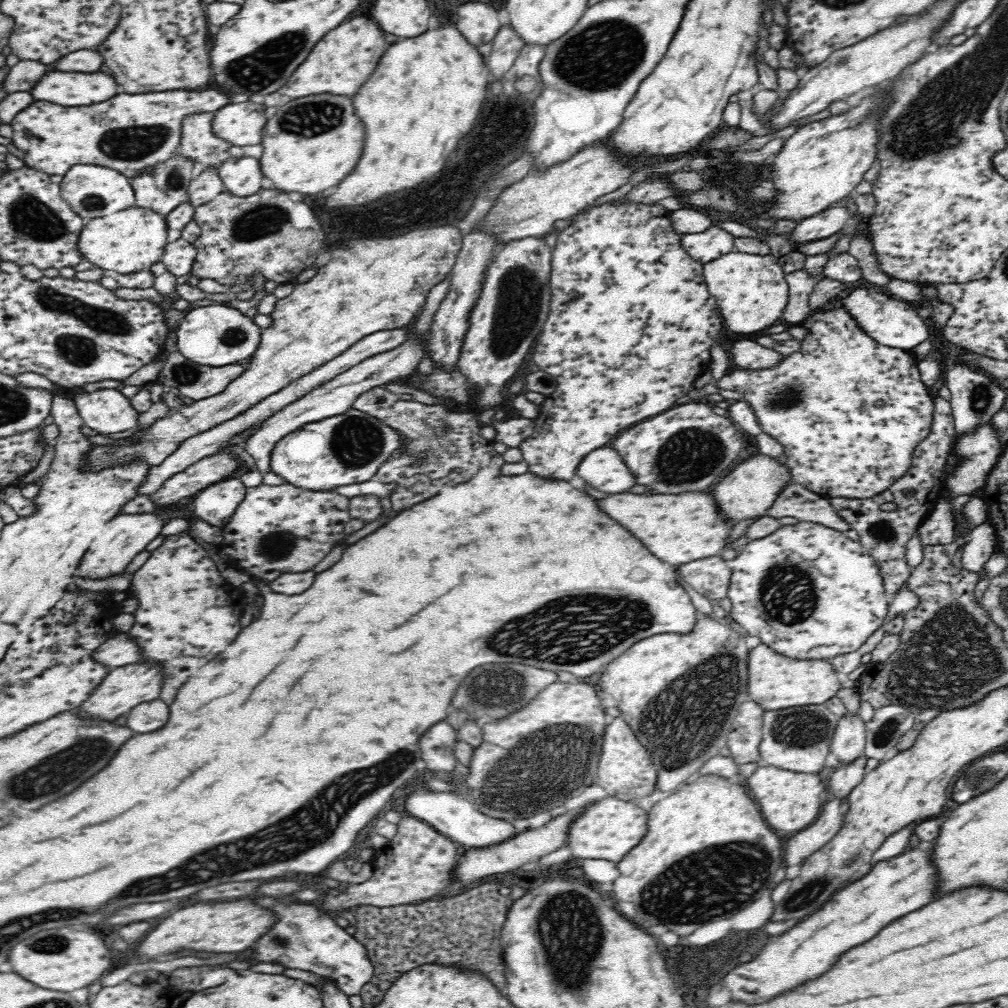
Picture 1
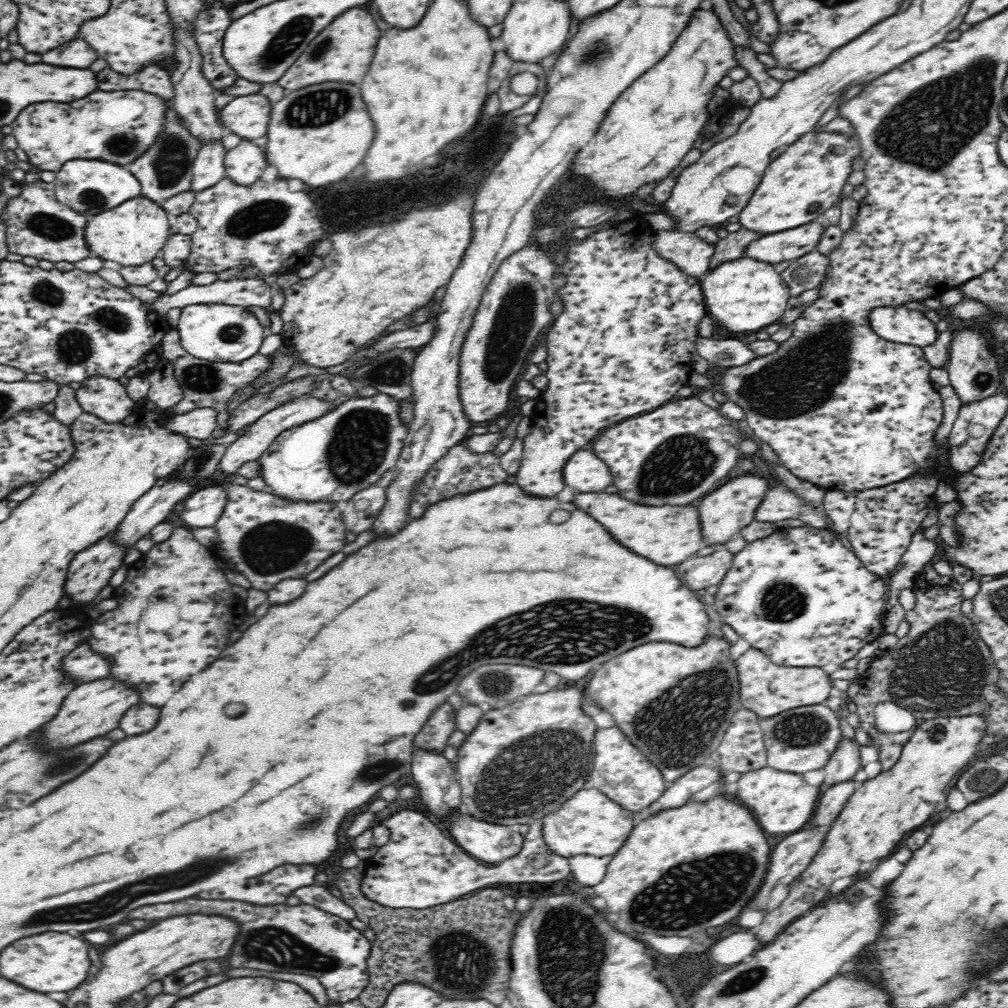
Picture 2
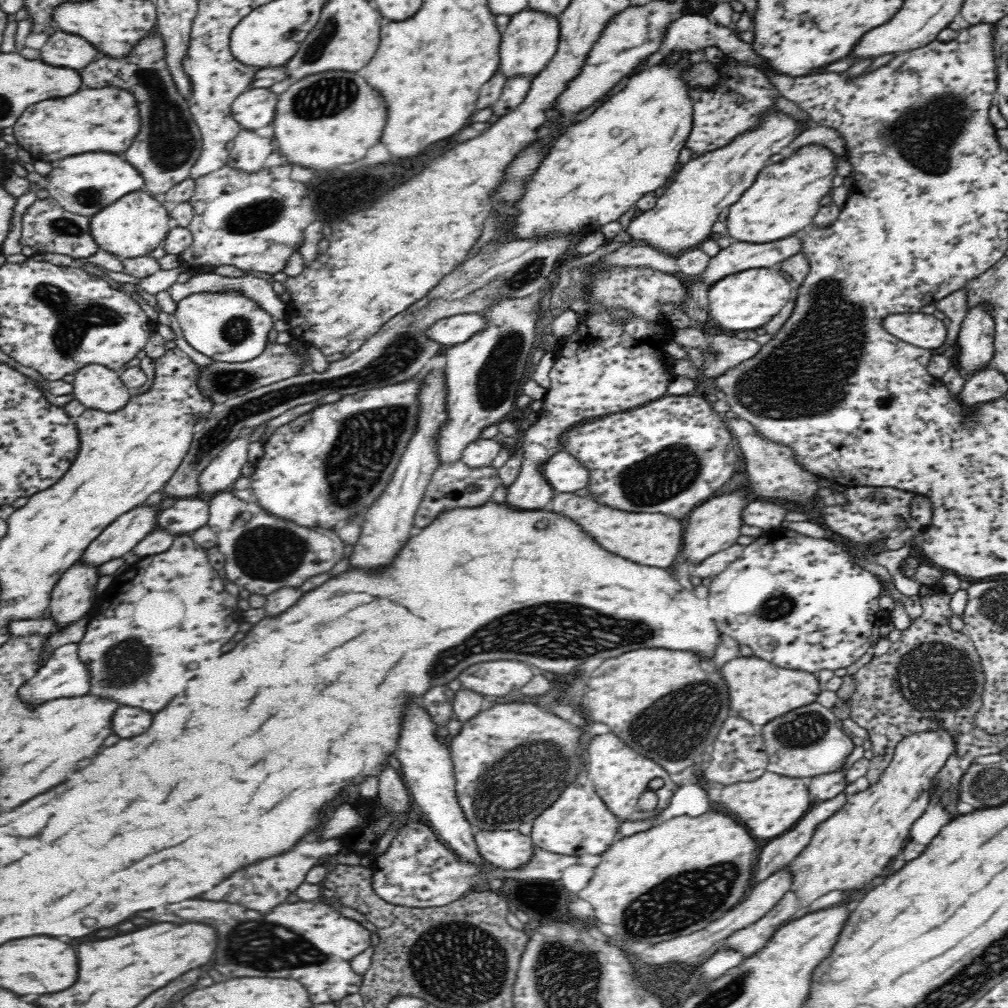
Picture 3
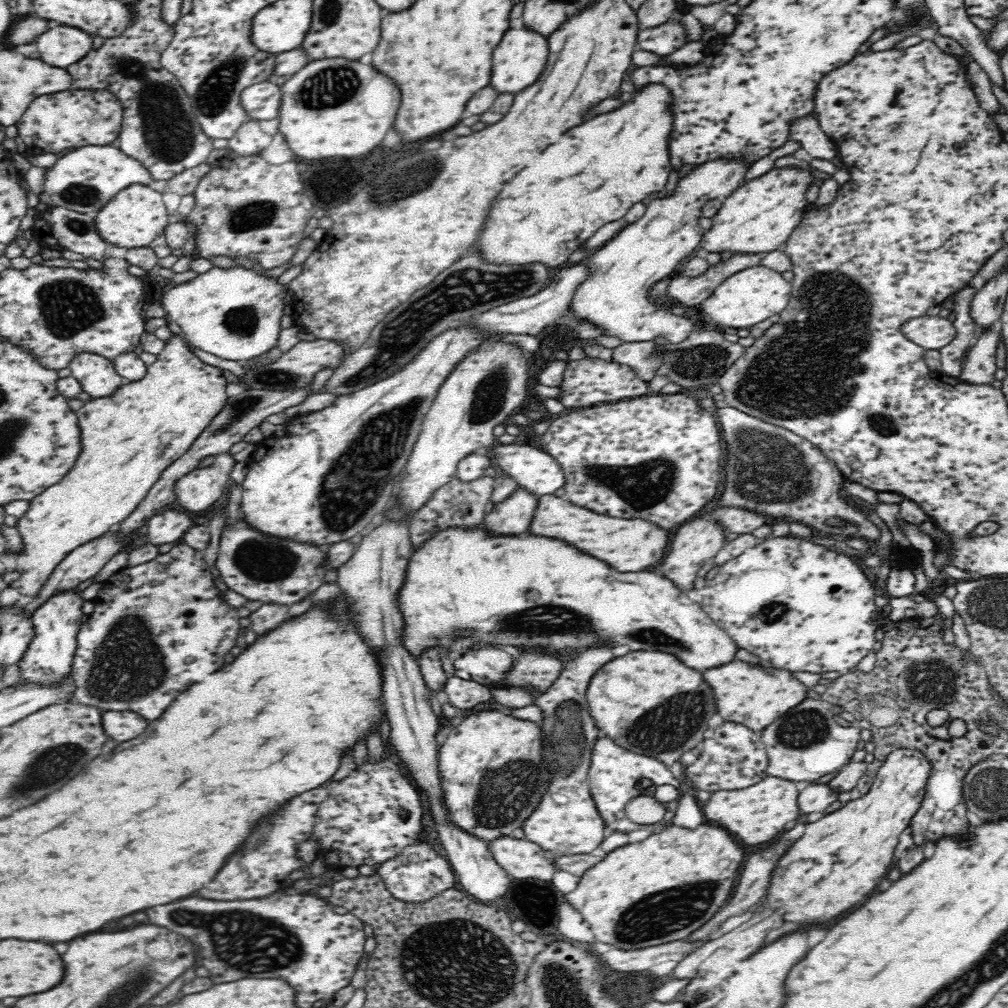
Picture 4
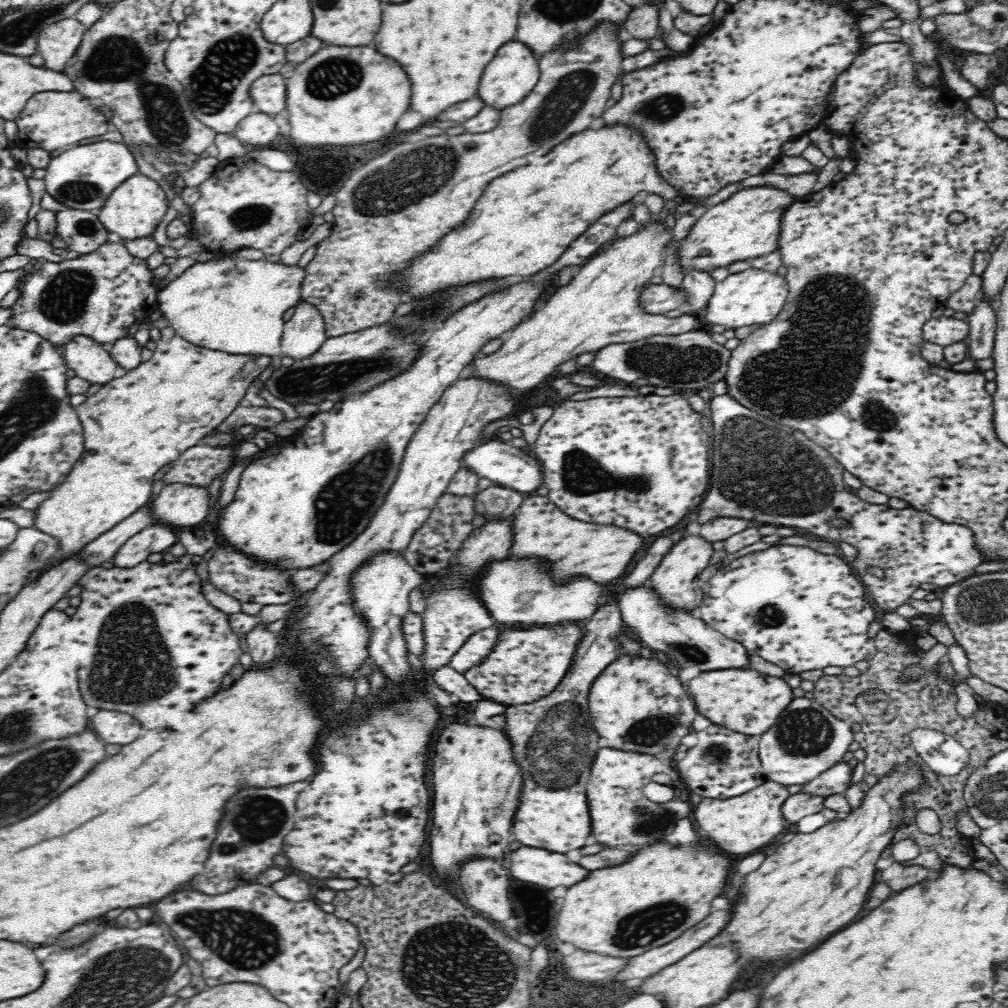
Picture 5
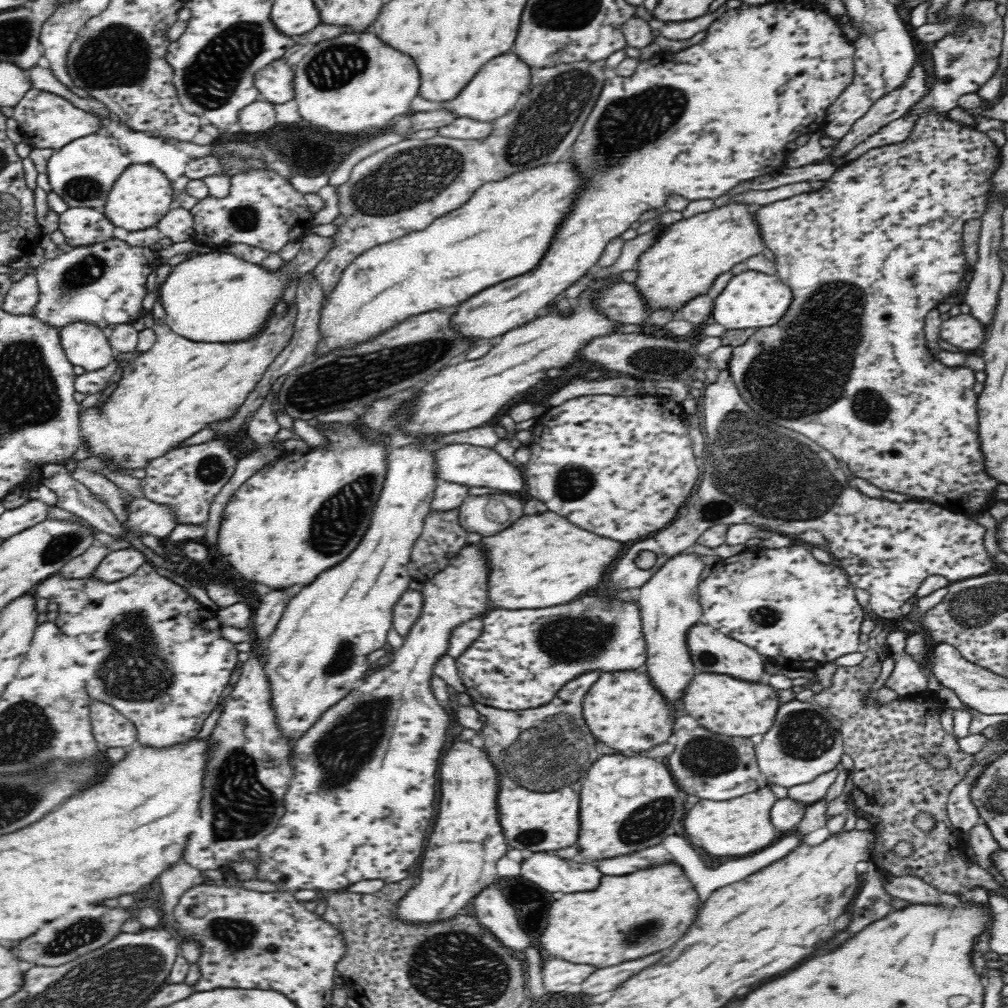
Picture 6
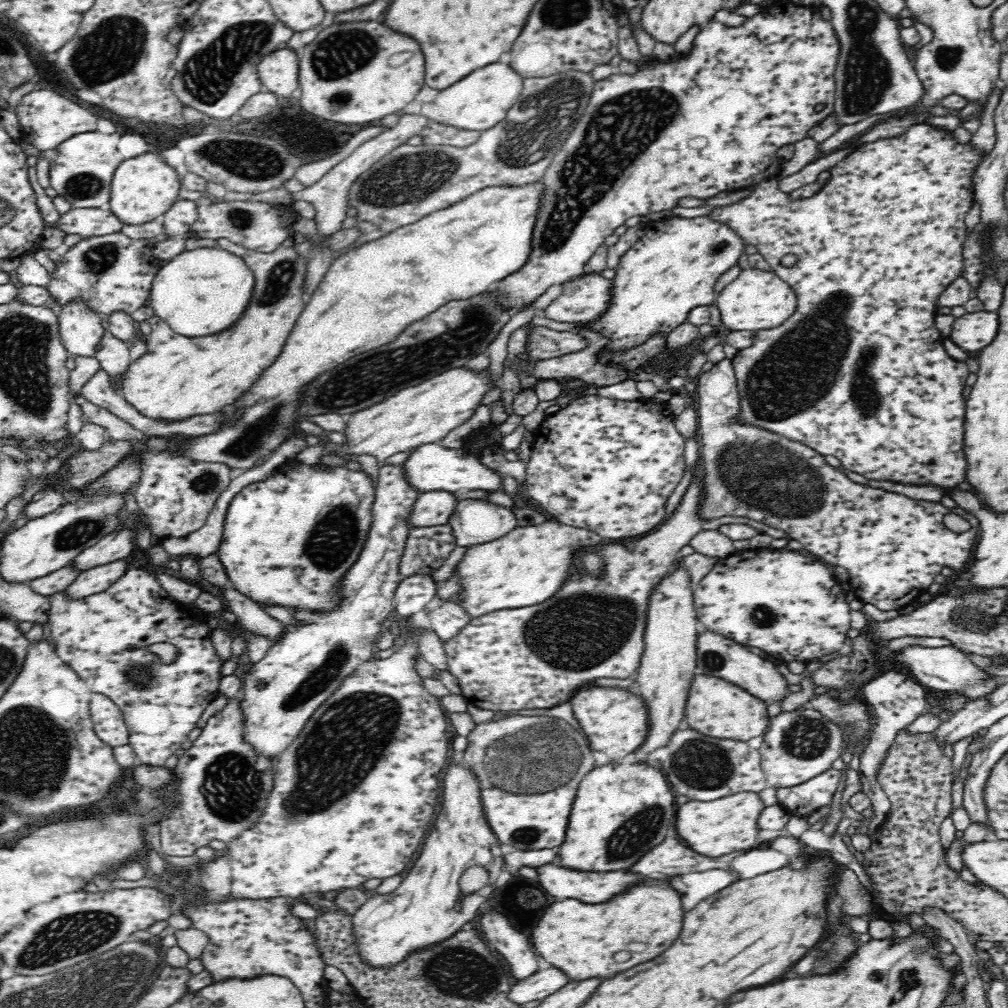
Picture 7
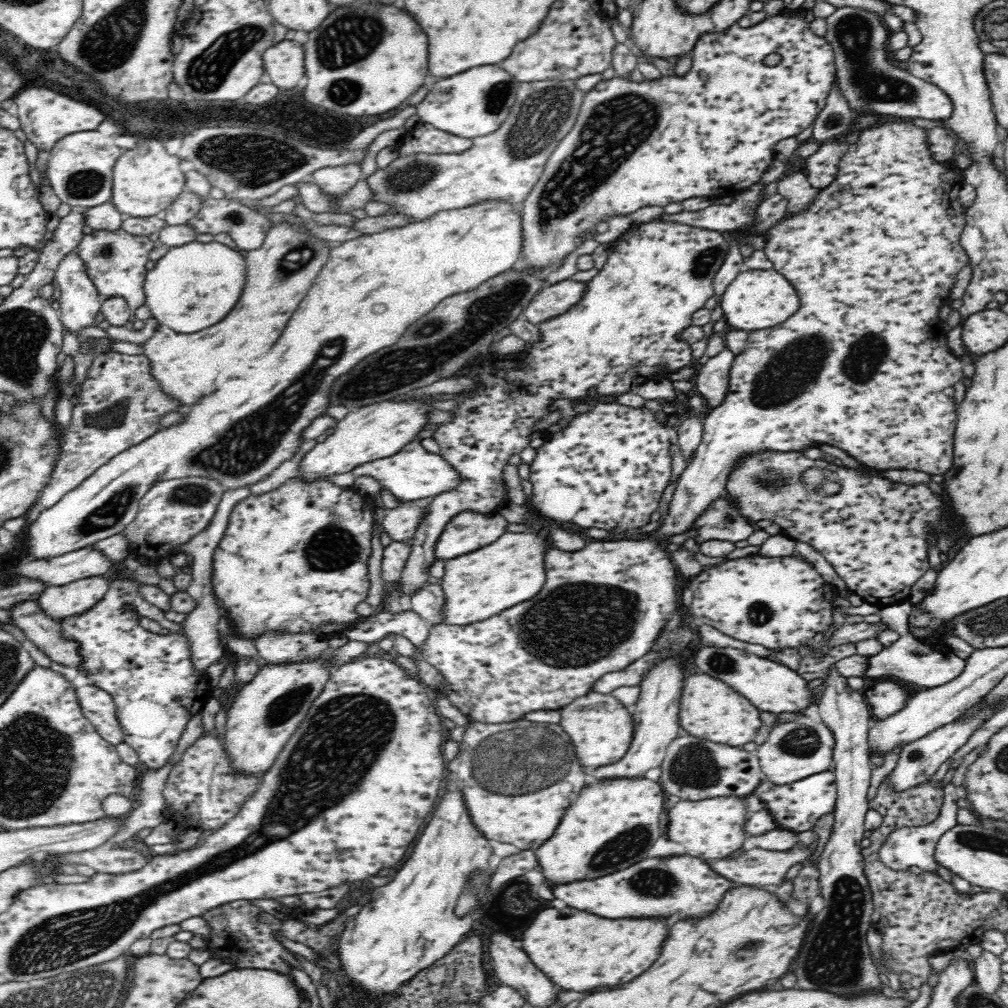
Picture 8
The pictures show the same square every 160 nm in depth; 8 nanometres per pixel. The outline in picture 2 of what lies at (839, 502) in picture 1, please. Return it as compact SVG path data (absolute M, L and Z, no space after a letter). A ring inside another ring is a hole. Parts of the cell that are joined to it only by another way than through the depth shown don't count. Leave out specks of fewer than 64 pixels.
M952 385L941 386L939 394L943 403L943 420L934 434L934 445L941 452L928 467L923 467L922 474L914 474L910 478L892 482L886 487L871 488L860 492L825 491L820 508L832 524L831 530L838 537L844 535L850 539L852 549L864 566L884 581L898 570L902 555L906 552L914 534L921 529L930 508L929 504L935 498L935 492L940 482L945 466L944 453L949 446L949 436L954 422L963 406Z

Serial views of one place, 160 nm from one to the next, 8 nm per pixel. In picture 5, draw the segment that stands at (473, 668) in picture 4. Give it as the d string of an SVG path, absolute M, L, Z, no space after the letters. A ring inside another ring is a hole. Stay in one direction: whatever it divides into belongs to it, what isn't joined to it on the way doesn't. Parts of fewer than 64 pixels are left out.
M489 627L472 634L451 658L449 666L456 672L464 674L474 666L484 664L499 637L499 631Z

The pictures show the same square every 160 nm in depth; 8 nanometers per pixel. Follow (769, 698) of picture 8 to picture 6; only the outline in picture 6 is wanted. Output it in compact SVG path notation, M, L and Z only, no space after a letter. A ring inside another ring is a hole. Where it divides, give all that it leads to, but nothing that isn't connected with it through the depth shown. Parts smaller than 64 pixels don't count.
M696 622L686 634L686 646L690 652L690 658L694 662L694 668L698 672L716 672L716 674L730 674L734 678L744 678L750 682L760 682L760 676L764 674L764 660L753 648L748 648L742 642L722 634L713 626Z

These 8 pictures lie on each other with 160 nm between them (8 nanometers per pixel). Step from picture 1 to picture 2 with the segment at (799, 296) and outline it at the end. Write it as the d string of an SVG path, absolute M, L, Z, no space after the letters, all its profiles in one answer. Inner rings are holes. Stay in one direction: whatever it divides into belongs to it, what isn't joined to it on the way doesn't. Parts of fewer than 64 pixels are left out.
M816 250L792 260L788 268L781 272L781 277L789 286L791 297L798 296L805 290L818 289L827 279L829 262L827 256Z

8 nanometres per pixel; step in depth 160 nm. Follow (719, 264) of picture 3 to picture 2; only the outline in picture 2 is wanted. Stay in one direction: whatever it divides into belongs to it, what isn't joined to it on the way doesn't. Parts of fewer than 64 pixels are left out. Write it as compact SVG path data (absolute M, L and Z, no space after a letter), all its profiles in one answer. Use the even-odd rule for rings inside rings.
M812 221L790 230L764 235L746 247L745 256L768 264L795 260L815 250L825 228L818 221Z

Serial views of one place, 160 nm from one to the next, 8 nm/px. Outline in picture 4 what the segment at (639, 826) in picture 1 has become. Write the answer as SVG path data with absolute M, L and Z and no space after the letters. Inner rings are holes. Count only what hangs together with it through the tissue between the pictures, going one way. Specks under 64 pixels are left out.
M610 648L582 652L576 660L564 664L564 670L554 684L534 701L545 714L545 719L541 723L546 734L543 746L544 760L550 762L556 774L552 776L552 784L544 800L525 820L524 832L526 839L540 845L553 857L588 854L594 848L598 848L607 836L605 820L598 814L588 788L590 752L592 744L598 738L598 728L588 712L586 688L592 676L612 658L614 656Z

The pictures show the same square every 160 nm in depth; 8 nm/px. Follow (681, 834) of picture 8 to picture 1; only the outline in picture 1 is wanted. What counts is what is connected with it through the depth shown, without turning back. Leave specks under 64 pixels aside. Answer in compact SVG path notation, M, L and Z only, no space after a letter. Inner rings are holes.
M761 764L744 784L748 786L748 794L760 804L760 810L766 816L766 822L776 830L798 832L810 826L820 814L820 794L826 790L818 773L797 773L792 770L782 770L774 766Z

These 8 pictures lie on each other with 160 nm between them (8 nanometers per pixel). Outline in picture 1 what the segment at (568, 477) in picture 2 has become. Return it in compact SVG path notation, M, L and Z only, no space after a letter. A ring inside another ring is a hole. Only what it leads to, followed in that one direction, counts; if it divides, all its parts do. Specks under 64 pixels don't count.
M611 446L592 450L580 463L577 472L588 480L588 484L608 494L622 494L636 486L634 474Z

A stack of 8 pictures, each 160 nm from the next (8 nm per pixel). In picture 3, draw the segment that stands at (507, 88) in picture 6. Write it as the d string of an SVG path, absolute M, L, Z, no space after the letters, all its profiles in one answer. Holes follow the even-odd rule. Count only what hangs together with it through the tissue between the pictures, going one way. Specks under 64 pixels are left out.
M524 8L510 15L507 25L501 29L499 48L499 69L508 77L516 74L538 74L544 70L550 59L556 55L560 44L559 19L531 8Z

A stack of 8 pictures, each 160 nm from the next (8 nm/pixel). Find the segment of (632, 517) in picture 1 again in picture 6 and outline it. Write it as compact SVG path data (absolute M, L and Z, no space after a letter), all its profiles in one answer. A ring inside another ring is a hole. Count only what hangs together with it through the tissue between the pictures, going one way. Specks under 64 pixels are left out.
M551 510L524 514L505 530L482 537L481 543L491 568L489 604L506 610L541 609L570 602L606 579L606 570L622 552L620 542L578 528Z

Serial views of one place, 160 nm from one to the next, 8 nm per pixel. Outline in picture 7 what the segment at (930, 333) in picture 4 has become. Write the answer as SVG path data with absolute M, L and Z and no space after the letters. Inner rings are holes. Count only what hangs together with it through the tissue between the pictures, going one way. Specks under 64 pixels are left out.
M977 311L955 318L948 338L954 344L977 355L998 332L998 313Z

